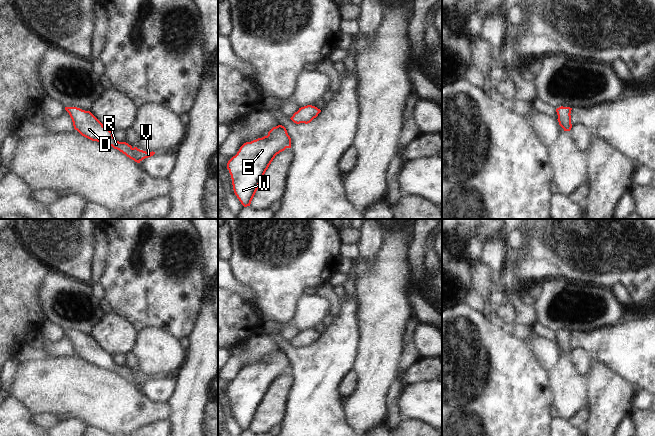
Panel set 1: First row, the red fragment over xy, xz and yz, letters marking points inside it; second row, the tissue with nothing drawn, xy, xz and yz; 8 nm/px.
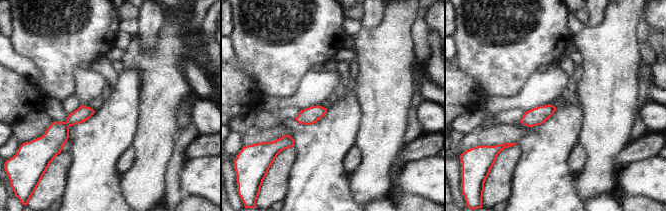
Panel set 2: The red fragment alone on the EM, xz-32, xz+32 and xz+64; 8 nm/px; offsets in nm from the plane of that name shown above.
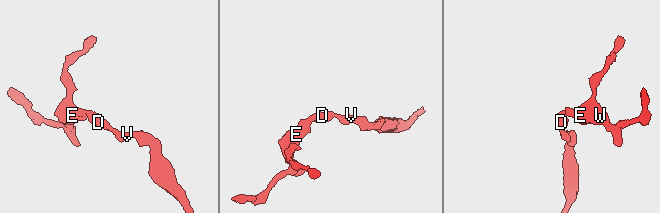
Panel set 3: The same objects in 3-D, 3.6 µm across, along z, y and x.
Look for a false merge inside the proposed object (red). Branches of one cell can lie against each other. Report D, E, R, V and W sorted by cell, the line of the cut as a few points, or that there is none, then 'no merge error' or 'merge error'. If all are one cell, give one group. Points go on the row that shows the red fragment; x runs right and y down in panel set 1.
groups D E R V W; cut none; no merge error

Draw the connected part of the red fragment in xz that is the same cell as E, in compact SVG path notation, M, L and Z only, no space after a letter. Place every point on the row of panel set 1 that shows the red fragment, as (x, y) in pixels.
M278 125L267 136L244 143L228 161L234 193L244 207L250 206L275 156L286 148L291 148L291 138L286 128Z

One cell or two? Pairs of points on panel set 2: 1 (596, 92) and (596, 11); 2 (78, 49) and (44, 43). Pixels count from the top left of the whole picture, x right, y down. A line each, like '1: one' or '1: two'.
1: two
2: one

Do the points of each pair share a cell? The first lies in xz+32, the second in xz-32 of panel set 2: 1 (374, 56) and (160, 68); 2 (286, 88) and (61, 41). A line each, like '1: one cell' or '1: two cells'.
1: one cell
2: one cell

